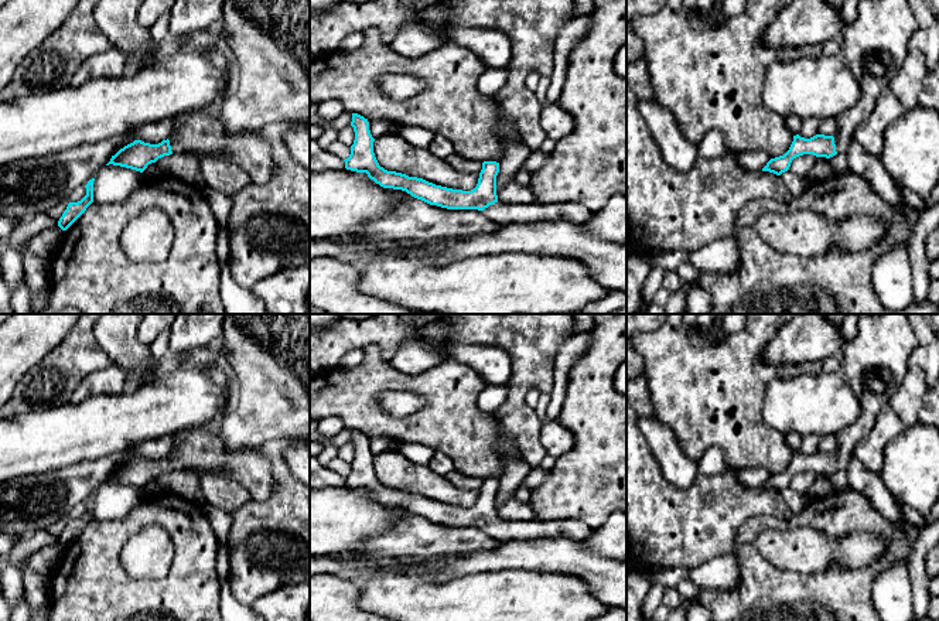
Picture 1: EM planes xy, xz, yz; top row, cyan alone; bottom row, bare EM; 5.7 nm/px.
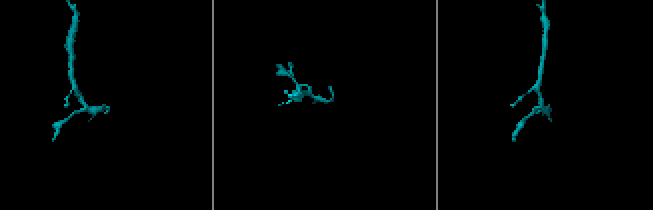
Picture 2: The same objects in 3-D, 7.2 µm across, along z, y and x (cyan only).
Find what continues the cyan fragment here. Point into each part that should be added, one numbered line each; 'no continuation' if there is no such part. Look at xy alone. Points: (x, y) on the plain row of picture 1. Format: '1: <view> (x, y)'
1: xy (201, 449)

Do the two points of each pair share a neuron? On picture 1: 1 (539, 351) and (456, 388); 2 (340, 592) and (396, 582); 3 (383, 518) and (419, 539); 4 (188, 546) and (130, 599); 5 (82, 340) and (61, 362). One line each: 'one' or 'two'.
1: two
2: two
3: two
4: one
5: one

